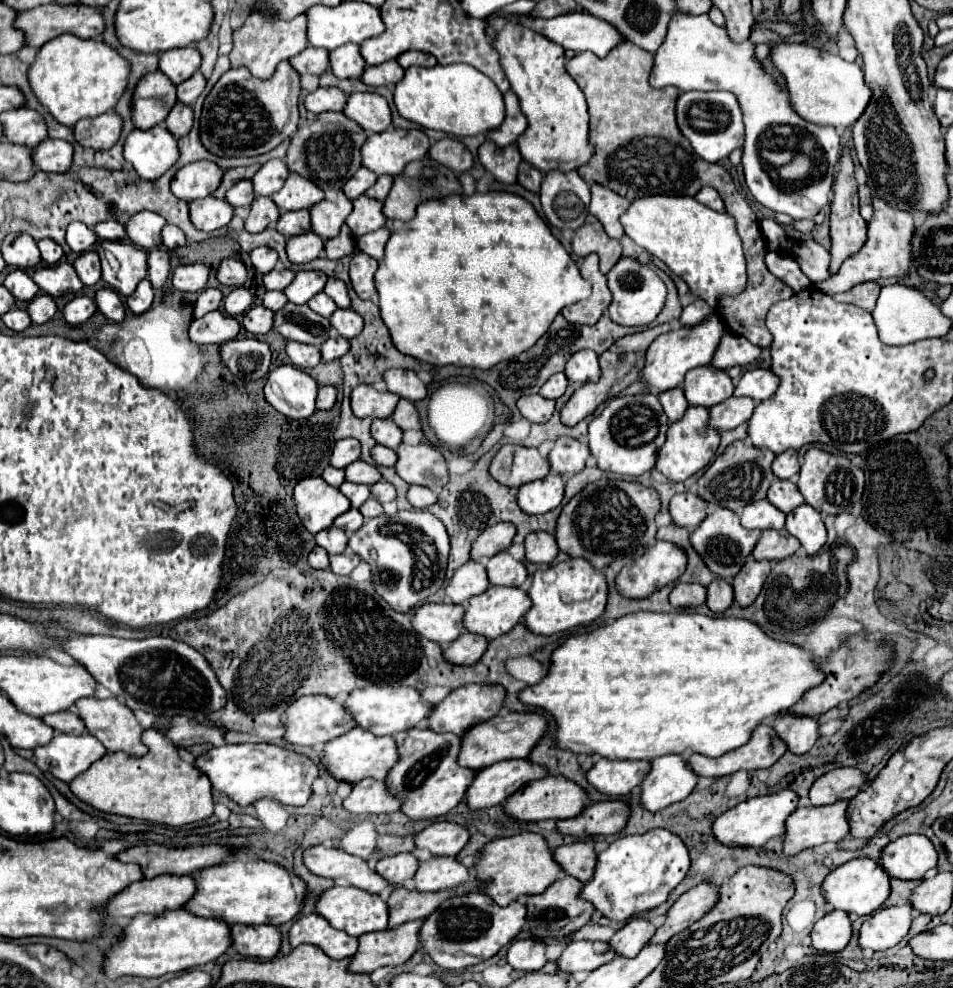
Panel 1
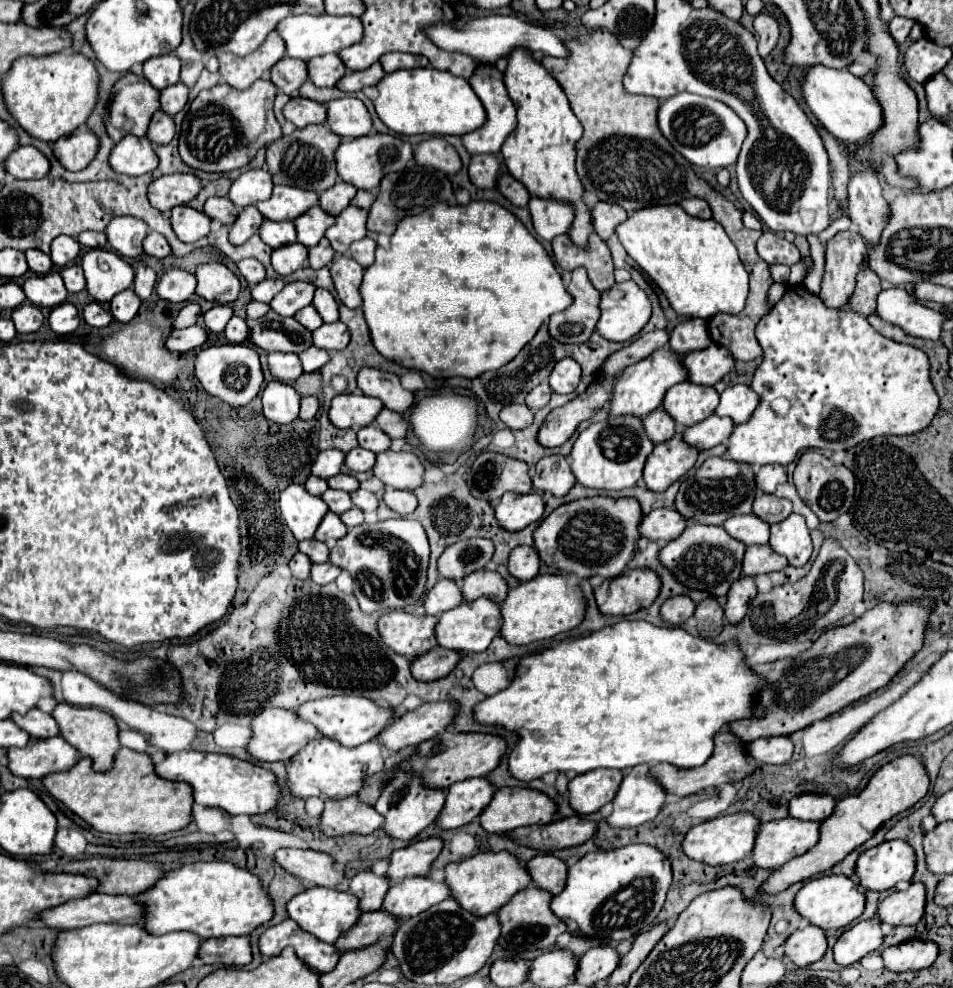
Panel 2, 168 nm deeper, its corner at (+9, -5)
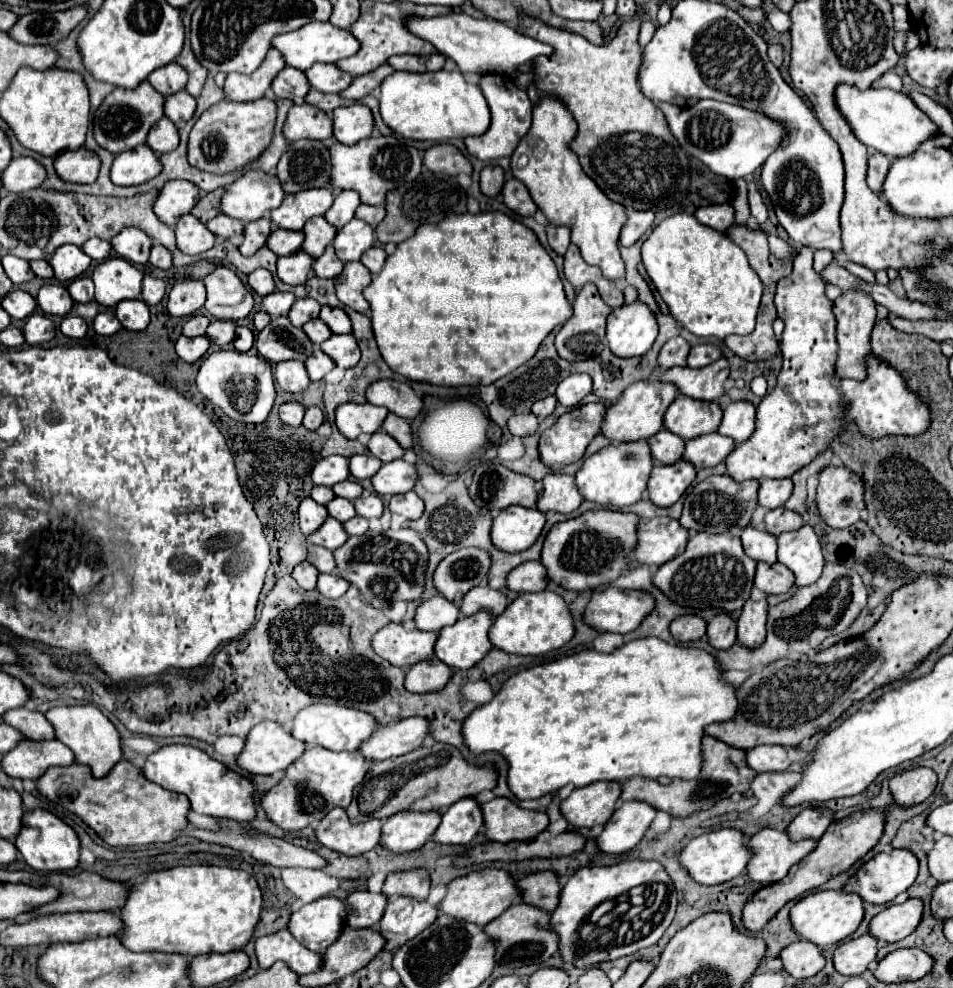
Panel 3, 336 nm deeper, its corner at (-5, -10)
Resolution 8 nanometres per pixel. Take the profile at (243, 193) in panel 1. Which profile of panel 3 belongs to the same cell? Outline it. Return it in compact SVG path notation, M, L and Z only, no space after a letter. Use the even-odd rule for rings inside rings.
M218 214L218 218L212 218L210 222L206 222L206 226L210 232L214 232L216 236L222 236L222 238L234 238L244 232L244 224L240 220L234 220L234 218L222 216L222 214Z

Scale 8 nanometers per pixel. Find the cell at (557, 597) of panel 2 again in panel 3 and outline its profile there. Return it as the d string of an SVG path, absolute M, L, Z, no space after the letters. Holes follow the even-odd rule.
M550 590L536 594L520 594L492 624L490 640L496 648L520 654L520 656L542 656L556 650L574 638L574 618L570 614L568 602Z

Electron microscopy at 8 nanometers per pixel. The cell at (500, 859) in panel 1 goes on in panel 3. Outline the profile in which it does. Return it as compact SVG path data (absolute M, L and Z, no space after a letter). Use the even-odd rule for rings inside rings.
M482 868L482 870L472 870L448 884L448 894L440 904L440 910L448 916L454 916L458 920L474 922L478 926L490 924L490 920L496 920L506 908L512 904L522 902L522 892L518 892L516 880L512 878L510 872L502 868Z

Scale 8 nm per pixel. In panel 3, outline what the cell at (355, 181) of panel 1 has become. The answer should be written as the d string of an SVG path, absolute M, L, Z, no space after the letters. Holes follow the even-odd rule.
M354 190L340 192L340 194L334 198L332 208L326 212L326 220L340 230L346 222L350 222L350 220L354 218L354 212L356 212L358 206L360 206L360 196L358 196L358 192L354 192Z

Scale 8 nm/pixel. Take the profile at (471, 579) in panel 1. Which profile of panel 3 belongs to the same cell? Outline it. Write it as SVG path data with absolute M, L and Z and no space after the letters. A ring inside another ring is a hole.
M434 596L418 606L414 620L420 630L438 632L444 626L454 624L458 618L460 618L458 604L450 604L450 600L446 600L444 596Z

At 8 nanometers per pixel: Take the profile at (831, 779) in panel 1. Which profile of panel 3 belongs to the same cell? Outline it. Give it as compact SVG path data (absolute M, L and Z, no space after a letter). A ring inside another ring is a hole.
M804 808L788 826L788 834L792 840L802 840L802 838L818 840L832 822L834 822L834 812L830 808Z

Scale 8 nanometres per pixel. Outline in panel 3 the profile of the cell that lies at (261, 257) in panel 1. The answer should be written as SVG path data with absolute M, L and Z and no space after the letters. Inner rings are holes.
M258 268L258 270L254 270L254 272L250 272L248 274L248 284L250 284L250 288L256 292L256 294L260 294L260 296L268 296L270 292L274 292L274 278L272 278L272 274L270 274L270 270L266 270L266 268Z

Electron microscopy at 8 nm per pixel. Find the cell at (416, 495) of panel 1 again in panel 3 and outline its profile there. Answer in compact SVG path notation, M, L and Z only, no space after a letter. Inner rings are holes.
M406 492L406 494L396 494L392 496L388 508L394 512L394 514L400 514L404 516L406 520L416 520L422 516L424 512L424 500L414 492Z

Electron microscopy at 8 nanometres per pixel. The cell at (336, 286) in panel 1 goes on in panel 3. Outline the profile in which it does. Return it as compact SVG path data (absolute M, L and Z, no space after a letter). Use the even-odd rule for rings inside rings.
M322 306L320 318L326 322L326 326L334 334L350 334L352 332L350 318L348 318L348 314L342 308L326 308L326 306Z

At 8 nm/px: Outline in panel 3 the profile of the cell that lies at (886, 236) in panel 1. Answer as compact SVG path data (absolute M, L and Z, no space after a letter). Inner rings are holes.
M872 154L870 160L868 160L868 186L872 192L880 194L882 192L882 186L884 186L884 180L886 180L886 174L888 174L888 168L890 168L890 158L884 156L884 154Z

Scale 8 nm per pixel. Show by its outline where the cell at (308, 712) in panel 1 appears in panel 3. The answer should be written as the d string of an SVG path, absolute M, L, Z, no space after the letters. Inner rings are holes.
M266 720L250 730L246 746L238 756L238 766L248 774L274 774L286 770L304 750L306 744L294 740L290 728Z

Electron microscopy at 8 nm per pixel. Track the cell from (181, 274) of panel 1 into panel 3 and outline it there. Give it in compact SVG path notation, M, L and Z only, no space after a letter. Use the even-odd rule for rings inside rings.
M202 280L176 282L168 294L168 312L172 316L192 316L206 300L206 288Z

